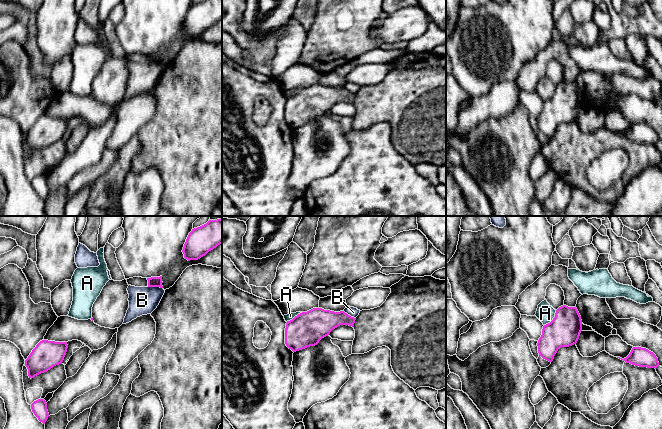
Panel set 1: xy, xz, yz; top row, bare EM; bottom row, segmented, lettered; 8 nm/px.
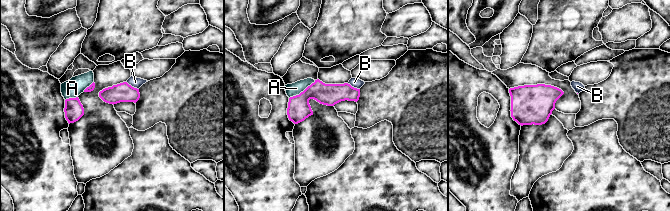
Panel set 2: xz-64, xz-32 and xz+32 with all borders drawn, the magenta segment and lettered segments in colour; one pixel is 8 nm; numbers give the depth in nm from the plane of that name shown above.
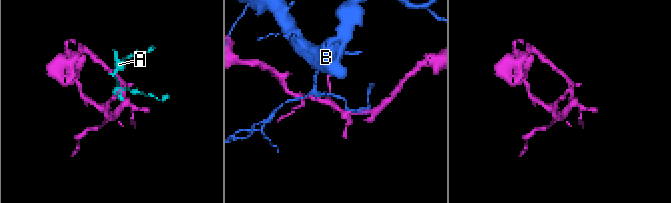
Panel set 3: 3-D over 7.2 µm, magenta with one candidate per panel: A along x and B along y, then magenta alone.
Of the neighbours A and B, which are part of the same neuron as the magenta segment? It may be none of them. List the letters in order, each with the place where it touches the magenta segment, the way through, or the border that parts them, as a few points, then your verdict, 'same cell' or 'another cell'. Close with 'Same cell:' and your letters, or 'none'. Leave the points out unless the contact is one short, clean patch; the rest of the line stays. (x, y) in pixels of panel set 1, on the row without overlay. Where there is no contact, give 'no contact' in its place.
A: meets magenta in yz at (553, 95); border along yz (556, 86), (555, 92), (544, 101); another cell
B: meets magenta in xy at (155, 62); another cell
Same cell: none

